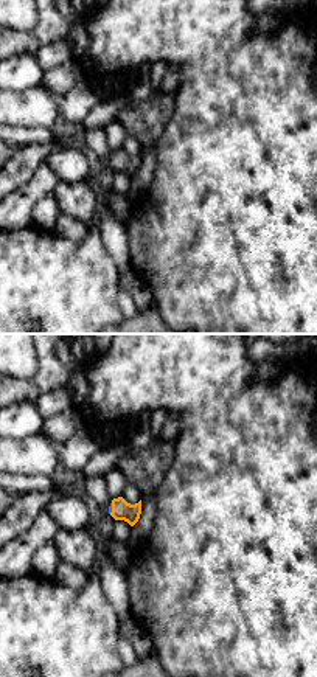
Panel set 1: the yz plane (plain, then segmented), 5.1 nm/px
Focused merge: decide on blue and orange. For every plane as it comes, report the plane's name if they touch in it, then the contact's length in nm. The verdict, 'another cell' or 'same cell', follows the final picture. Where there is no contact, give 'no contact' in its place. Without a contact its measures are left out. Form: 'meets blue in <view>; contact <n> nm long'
meets blue in yz; contact 60 nm long

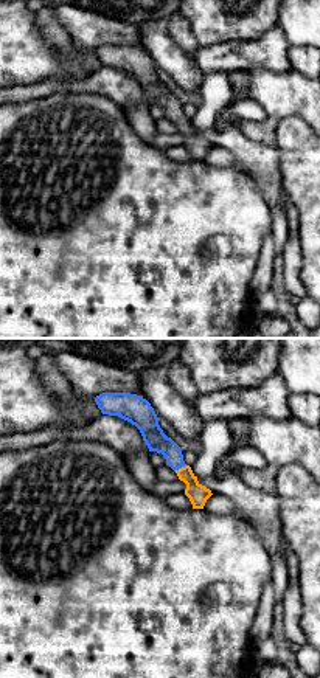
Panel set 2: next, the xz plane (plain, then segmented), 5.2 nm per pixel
meets blue in xz; contact 70 nm long

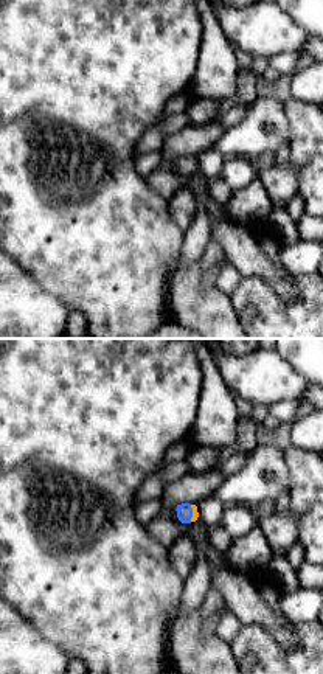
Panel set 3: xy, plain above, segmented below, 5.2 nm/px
meets blue in xy; contact 90 nm long

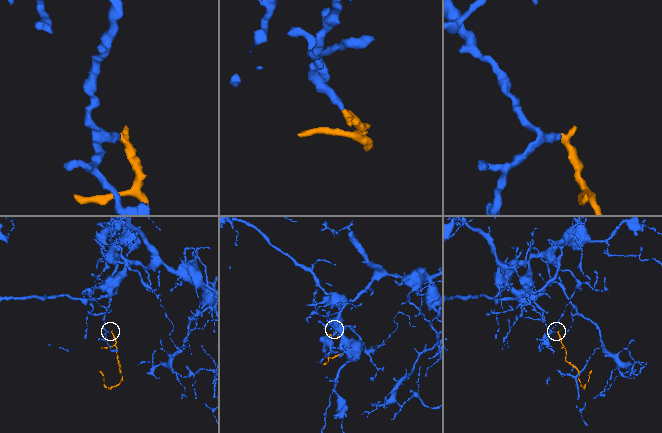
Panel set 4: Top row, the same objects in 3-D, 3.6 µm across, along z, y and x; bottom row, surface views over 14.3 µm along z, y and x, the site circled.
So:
same cell

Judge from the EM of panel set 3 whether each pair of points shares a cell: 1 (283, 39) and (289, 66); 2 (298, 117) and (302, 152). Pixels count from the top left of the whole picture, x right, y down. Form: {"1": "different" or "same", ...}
{"1": "different", "2": "same"}

